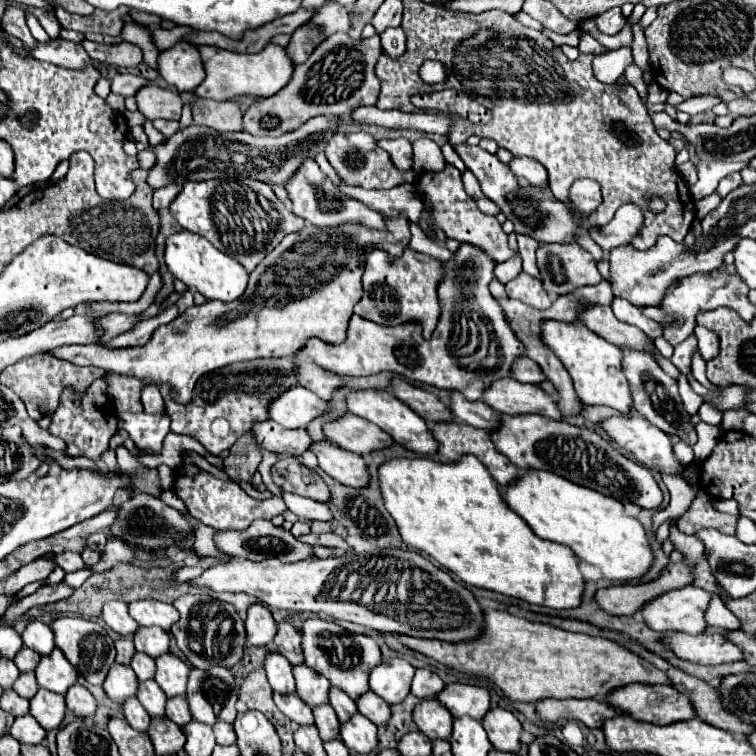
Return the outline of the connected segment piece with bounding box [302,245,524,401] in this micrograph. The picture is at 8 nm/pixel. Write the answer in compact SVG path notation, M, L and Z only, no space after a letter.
M460 245L454 253L454 261L444 263L444 271L446 277L438 287L442 317L430 341L422 337L418 325L414 323L384 327L354 315L350 319L348 339L344 343L326 345L324 341L314 339L306 343L302 355L338 375L366 377L380 371L392 371L410 381L460 391L470 401L482 399L484 389L498 379L512 375L512 365L524 355L524 345L518 337L514 337L514 333L510 333L506 319L502 319L502 311L494 305L494 297L488 291L488 283L494 275L494 263L490 257L486 257L480 249L472 249L472 245Z

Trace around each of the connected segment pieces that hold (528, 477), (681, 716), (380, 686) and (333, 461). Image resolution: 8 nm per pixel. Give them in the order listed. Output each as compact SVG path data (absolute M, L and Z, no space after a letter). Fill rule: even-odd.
M528 469L528 473L524 477L520 477L516 483L512 483L508 489L502 489L502 495L504 495L506 503L532 527L532 531L540 539L568 545L578 555L578 559L600 567L604 577L610 581L614 581L614 579L616 581L640 579L648 573L648 569L654 561L654 553L652 553L652 547L648 543L648 535L646 535L642 523L636 517L626 515L624 505L620 501L614 501L612 497L604 497L602 493L592 491L588 487L574 485L554 473L532 471L532 469Z
M626 685L626 689L610 693L606 701L634 719L654 725L670 725L696 717L690 699L670 685Z
M404 659L382 661L370 673L370 689L380 695L386 703L400 703L410 693L414 667Z
M330 441L312 443L310 449L316 453L320 469L326 471L336 481L340 481L342 485L366 487L370 483L368 467L360 455L340 449L338 445L334 445Z

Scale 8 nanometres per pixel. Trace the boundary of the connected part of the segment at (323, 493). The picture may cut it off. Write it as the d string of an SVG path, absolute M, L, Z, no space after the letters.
M296 457L280 459L272 467L272 479L286 493L310 497L310 499L320 501L320 503L326 503L332 499L330 489L322 481L322 477L314 469L304 467Z

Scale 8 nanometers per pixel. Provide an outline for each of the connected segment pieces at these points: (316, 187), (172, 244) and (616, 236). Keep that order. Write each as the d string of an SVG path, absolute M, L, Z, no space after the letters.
M306 159L298 167L298 171L288 179L284 189L288 193L288 199L292 201L292 213L296 217L310 221L316 227L334 227L334 225L340 225L346 221L362 221L364 225L370 225L372 229L382 227L382 215L378 211L366 207L364 203L342 195L340 189L320 171L320 167L316 165L314 159Z
M190 231L174 233L166 239L166 265L176 279L184 281L188 287L200 291L208 299L236 301L244 295L248 285L248 273L238 261L220 253L208 239Z
M626 203L616 211L614 219L608 225L592 229L590 235L604 251L610 251L618 245L628 245L634 239L634 233L638 233L638 225L642 225L642 217L644 211L638 205Z

